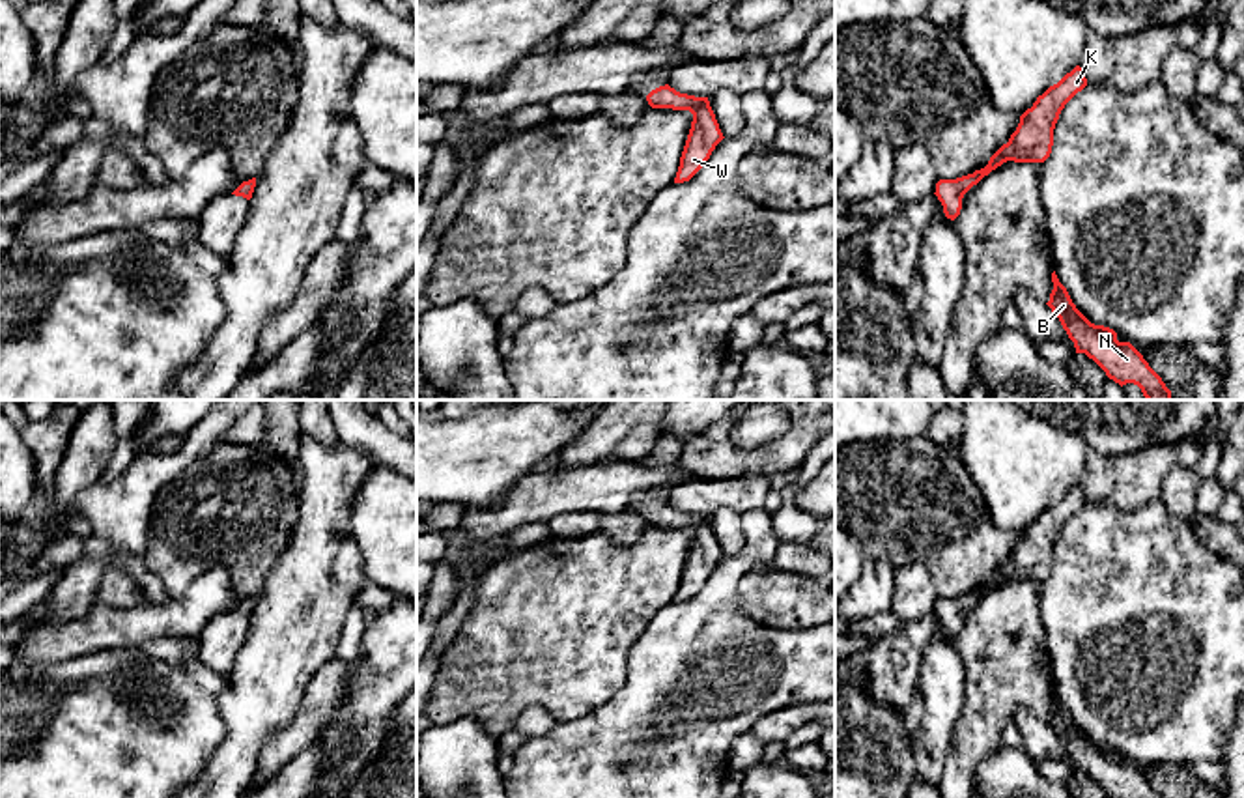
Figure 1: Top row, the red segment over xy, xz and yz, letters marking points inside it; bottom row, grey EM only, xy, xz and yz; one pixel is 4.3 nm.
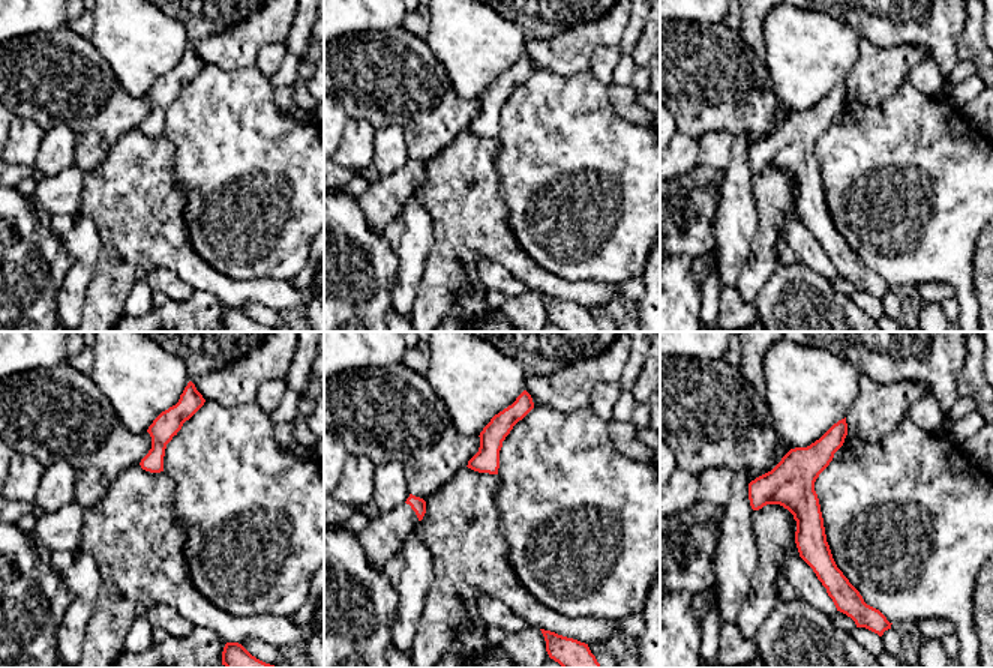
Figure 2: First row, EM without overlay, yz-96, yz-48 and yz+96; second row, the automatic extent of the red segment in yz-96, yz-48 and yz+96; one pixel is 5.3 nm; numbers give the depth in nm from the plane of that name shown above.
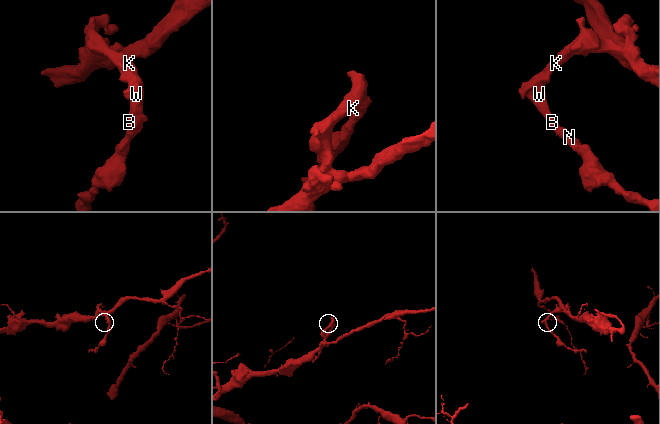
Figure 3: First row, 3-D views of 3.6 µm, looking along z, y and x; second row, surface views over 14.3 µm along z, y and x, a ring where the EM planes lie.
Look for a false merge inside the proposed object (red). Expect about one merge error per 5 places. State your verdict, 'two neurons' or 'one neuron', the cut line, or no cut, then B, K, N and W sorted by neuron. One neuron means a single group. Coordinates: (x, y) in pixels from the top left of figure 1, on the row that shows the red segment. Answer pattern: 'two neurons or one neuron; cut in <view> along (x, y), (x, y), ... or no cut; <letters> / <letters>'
one neuron; no cut; B K N W

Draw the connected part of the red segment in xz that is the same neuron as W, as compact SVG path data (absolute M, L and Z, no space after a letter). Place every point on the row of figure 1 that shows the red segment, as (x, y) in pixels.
M669 84L652 90L646 95L652 108L689 110L693 114L691 129L680 157L674 183L689 181L710 159L715 146L725 138L708 97L680 93Z

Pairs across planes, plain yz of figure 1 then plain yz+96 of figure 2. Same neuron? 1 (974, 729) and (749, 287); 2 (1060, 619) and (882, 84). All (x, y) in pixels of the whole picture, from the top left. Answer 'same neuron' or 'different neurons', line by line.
1: same neuron
2: different neurons

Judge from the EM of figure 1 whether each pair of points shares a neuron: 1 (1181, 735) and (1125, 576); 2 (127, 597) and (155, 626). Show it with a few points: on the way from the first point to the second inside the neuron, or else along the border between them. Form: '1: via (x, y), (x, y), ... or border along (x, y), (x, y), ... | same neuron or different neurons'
1: via (1170, 696), (1157, 677), (1151, 636), (1140, 615) | same neuron
2: border along (99, 600), (111, 606), (144, 604) | different neurons

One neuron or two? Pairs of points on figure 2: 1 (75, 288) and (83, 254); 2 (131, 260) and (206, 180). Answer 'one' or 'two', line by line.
1: one
2: two

